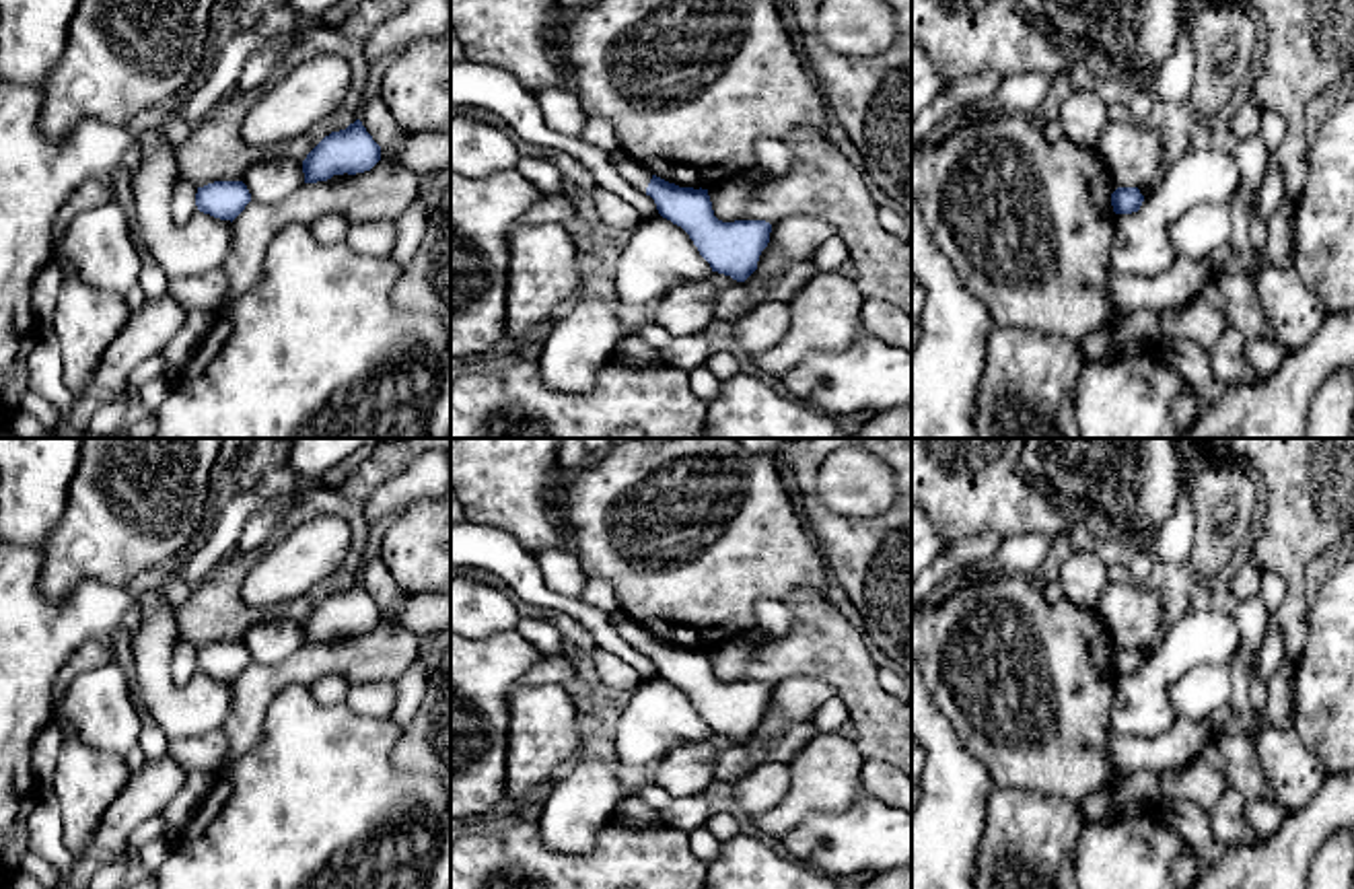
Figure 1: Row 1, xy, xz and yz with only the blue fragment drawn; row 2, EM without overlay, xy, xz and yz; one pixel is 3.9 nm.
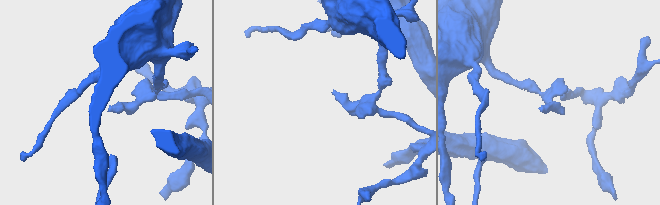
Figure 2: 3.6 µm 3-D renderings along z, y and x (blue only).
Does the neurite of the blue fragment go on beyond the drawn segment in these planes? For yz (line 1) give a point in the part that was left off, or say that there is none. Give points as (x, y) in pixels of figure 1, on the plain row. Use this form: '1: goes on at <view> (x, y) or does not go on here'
1: does not go on here

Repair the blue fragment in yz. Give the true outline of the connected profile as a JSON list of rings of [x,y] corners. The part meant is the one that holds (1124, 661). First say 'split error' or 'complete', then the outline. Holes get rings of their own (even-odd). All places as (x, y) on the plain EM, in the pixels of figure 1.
complete; [[[1117,648],[1111,654],[1111,667],[1115,675],[1132,675],[1138,673],[1144,663],[1144,656],[1138,648]]]

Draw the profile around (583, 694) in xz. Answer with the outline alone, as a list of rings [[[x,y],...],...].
[[[574,675],[564,689],[570,694],[576,710],[589,720],[589,724],[595,722],[597,712],[603,708],[603,702],[599,700],[595,687],[586,681],[582,681],[578,675]]]

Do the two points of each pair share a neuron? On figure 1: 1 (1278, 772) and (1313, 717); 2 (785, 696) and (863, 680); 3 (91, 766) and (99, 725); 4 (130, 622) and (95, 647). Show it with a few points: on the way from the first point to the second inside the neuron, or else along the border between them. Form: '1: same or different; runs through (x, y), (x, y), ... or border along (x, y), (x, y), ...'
1: different; border along (1293, 729), (1328, 772)
2: different; border along (785, 678), (822, 678), (838, 694)
3: different; border along (60, 725), (70, 725), (89, 745), (122, 758)
4: same; runs through (122, 628), (103, 643)

